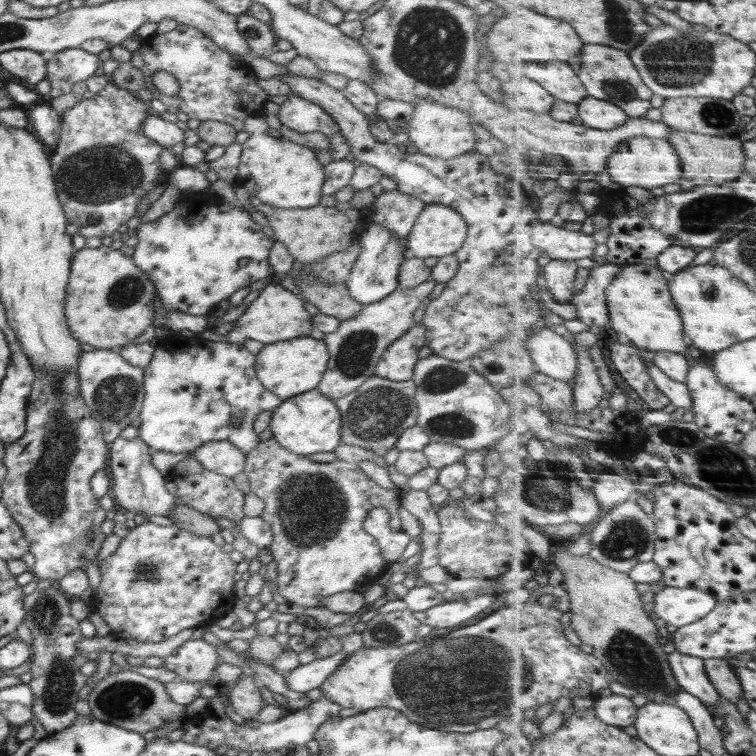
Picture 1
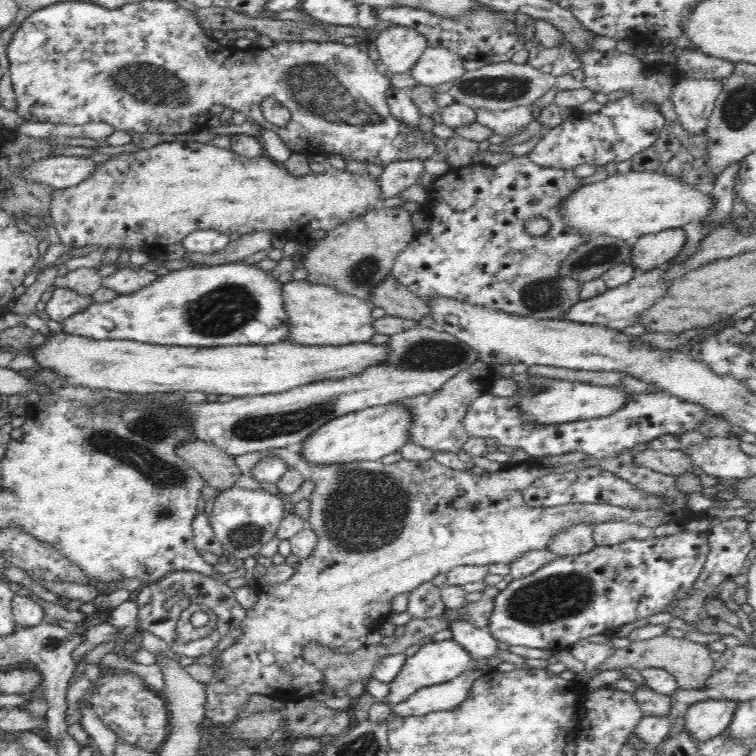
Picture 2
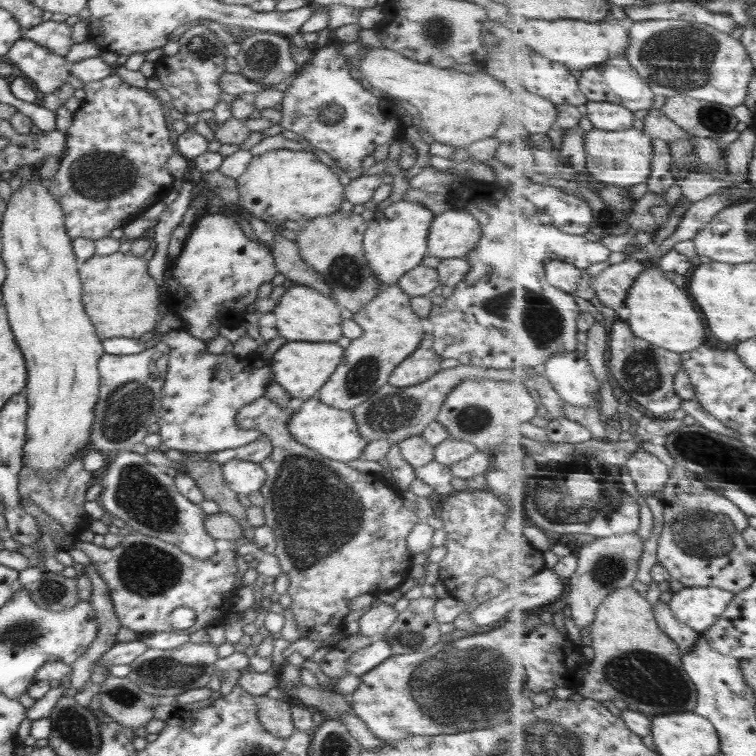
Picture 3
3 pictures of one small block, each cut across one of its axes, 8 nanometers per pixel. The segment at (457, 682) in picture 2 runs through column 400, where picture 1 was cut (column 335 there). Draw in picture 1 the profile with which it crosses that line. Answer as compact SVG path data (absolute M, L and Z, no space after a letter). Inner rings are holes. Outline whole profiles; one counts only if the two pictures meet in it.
M322 696L316 702L312 702L306 710L292 710L286 718L277 722L262 723L249 720L245 726L238 726L230 718L225 720L218 718L210 708L207 708L202 714L186 716L182 719L181 729L184 730L184 735L181 740L194 743L194 746L206 746L208 750L214 750L214 752L220 745L225 744L230 749L238 749L248 753L253 751L263 753L280 751L282 755L285 755L288 750L312 741L318 728L329 719L339 717L341 710L340 706Z

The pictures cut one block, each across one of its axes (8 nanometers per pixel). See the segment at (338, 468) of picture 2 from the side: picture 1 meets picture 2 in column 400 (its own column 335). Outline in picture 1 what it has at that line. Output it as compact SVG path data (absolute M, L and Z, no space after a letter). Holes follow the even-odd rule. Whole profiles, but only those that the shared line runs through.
M273 437L261 443L246 454L244 474L250 481L251 493L264 501L262 520L270 524L273 539L268 549L277 564L278 592L290 604L312 608L319 606L320 598L353 590L362 584L370 585L386 572L390 562L384 560L376 539L368 534L362 523L367 512L374 507L386 509L392 532L400 532L401 522L398 516L398 490L386 490L358 467L358 463L336 459L333 462L318 463L310 461L304 455L286 450Z

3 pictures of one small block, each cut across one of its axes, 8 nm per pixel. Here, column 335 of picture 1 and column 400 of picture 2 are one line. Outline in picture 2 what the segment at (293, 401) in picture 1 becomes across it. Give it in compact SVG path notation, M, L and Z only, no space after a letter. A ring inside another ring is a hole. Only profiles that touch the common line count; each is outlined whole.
M400 403L373 406L355 413L345 414L324 423L314 430L296 449L304 453L304 460L319 465L332 463L351 463L358 461L377 461L398 452L410 443L410 424L412 415Z

